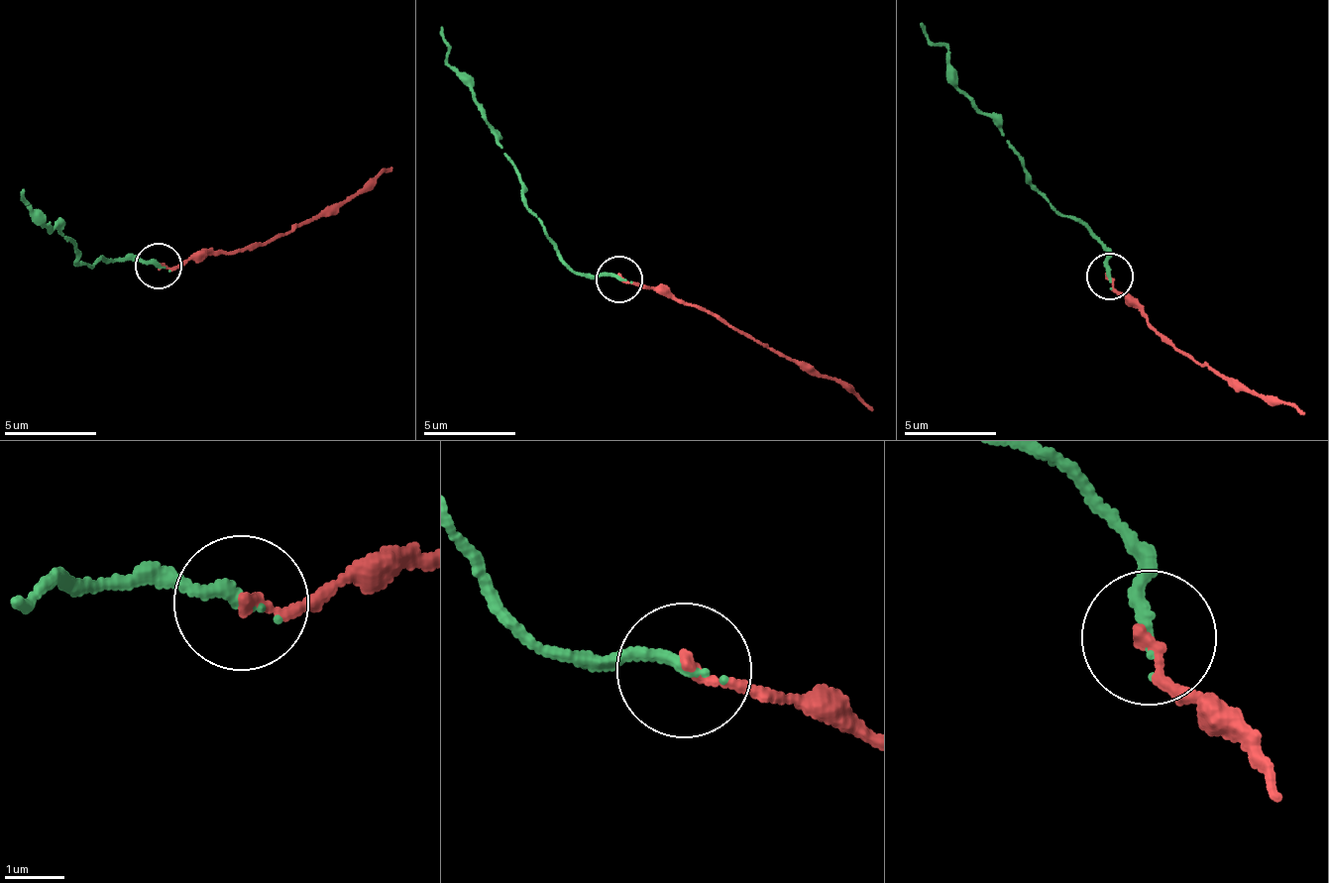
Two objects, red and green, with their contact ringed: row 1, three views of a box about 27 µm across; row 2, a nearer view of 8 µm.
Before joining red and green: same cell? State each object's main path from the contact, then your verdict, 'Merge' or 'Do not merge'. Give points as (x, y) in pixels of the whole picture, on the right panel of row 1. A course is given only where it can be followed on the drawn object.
Course of red: (1108, 276), (1161, 341), (1229, 386), (1305, 412). Course of green: (1108, 276), (1104, 249), (1039, 190), (1020, 154), (955, 84), (955, 73), (944, 49), (926, 38), (922, 23). Merge

